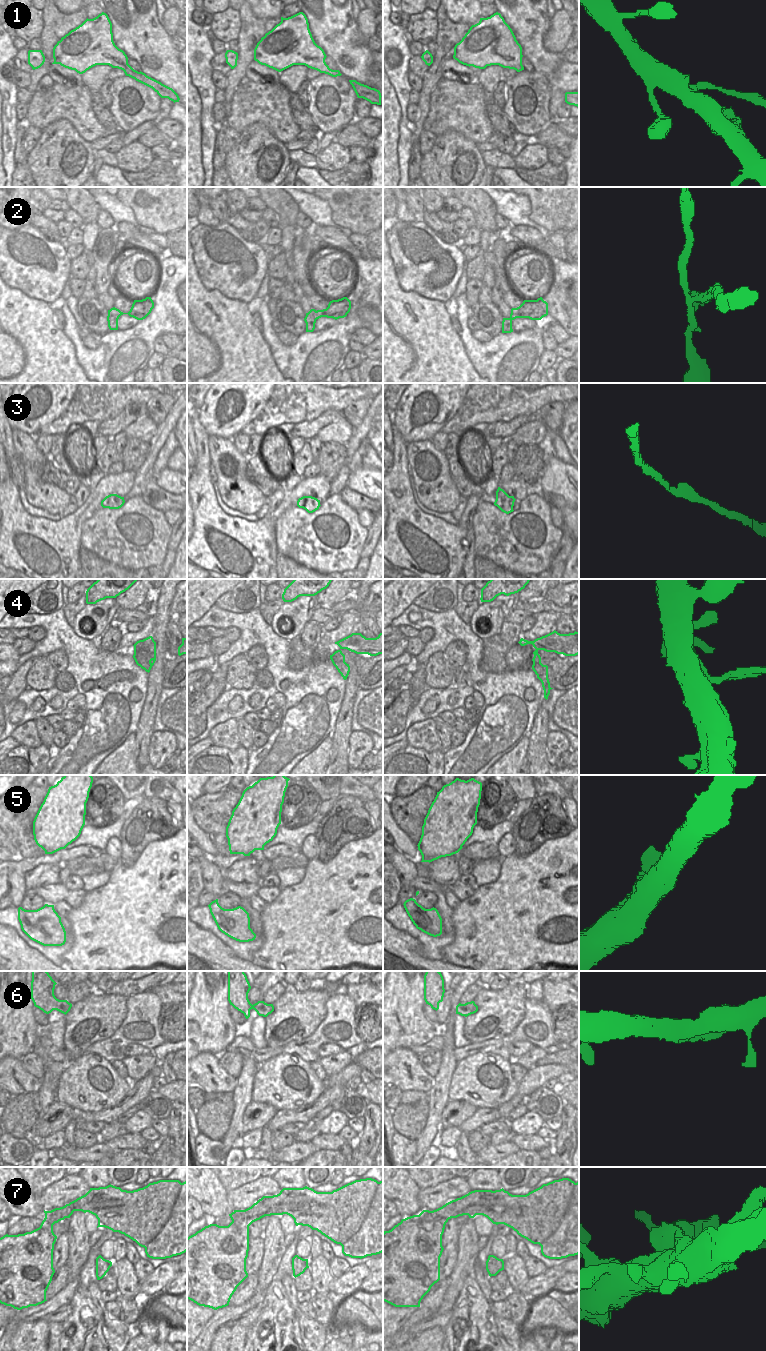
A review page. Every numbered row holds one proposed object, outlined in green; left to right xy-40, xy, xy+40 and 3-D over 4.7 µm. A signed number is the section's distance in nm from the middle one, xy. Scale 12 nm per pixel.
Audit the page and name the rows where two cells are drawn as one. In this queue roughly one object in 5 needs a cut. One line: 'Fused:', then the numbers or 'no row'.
Fused: 1, 2, 4, 7.

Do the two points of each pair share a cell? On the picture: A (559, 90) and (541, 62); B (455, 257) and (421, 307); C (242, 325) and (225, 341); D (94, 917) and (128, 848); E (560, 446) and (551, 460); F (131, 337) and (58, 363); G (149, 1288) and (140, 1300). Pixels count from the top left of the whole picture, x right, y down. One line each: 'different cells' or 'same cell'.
A: different cells
B: different cells
C: same cell
D: different cells
E: different cells
F: different cells
G: different cells

